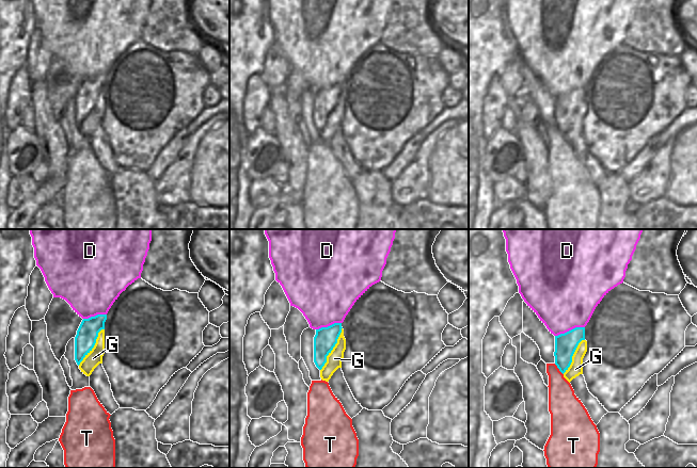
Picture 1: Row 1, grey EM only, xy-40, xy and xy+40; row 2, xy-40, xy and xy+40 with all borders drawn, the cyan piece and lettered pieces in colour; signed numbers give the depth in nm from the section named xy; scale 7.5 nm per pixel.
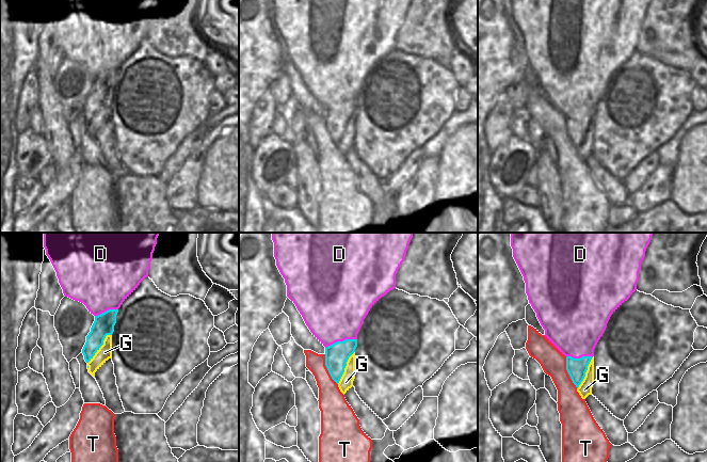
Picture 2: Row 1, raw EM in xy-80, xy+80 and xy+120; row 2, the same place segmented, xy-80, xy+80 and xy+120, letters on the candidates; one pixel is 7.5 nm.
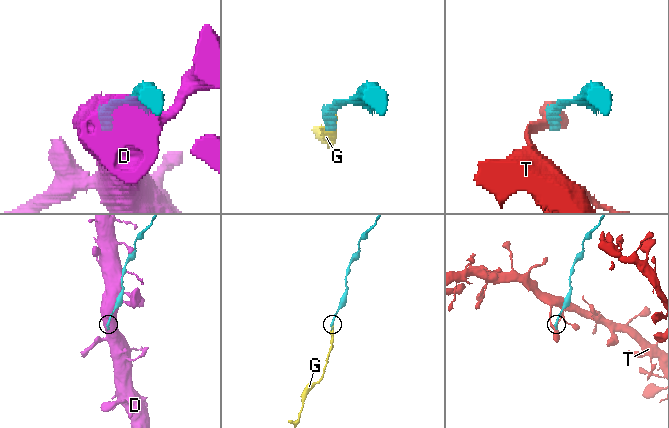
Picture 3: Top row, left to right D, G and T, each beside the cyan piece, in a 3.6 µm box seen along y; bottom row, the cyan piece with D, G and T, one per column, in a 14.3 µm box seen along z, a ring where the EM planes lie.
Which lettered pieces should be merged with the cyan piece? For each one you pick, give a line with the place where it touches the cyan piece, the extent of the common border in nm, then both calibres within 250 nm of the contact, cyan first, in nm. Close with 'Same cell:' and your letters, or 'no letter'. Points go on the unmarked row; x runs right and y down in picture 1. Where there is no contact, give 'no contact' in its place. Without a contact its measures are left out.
G: contact xy (332, 110); length 360 nm; calibres 170 and 120 nm
Same cell: G

